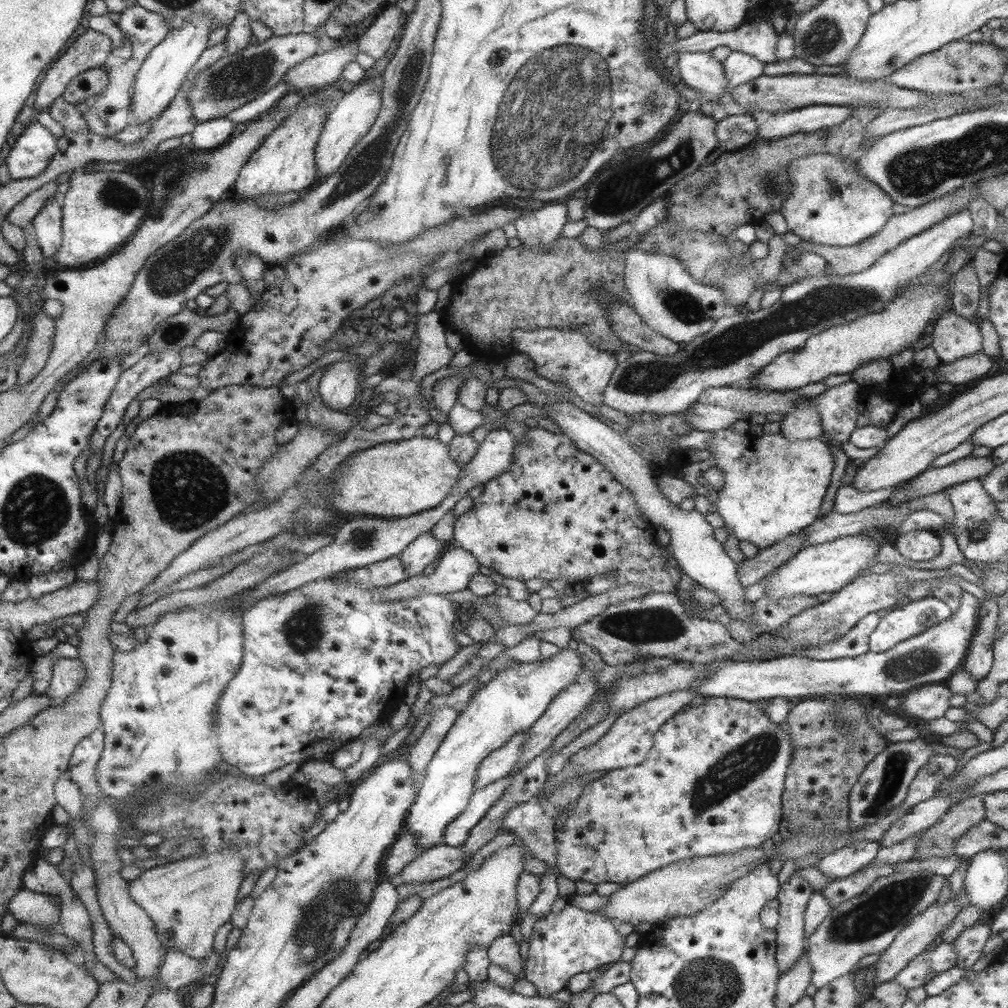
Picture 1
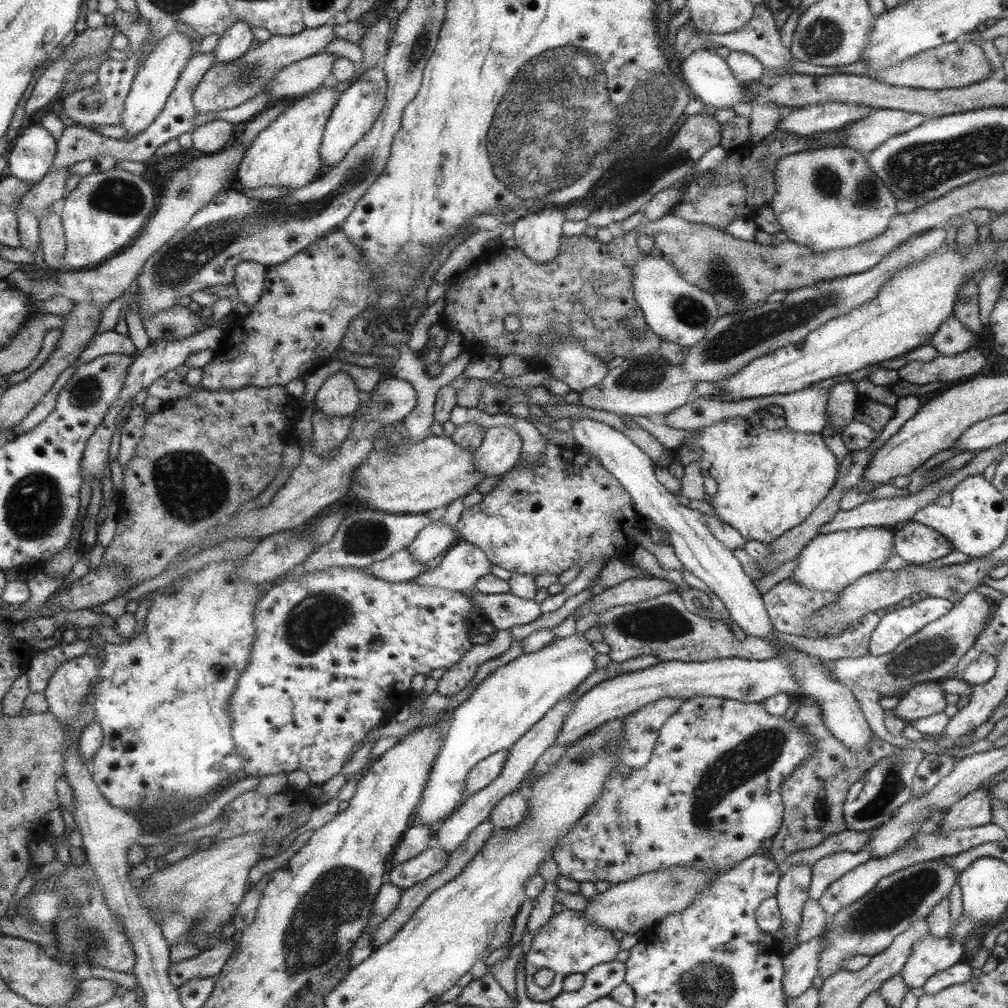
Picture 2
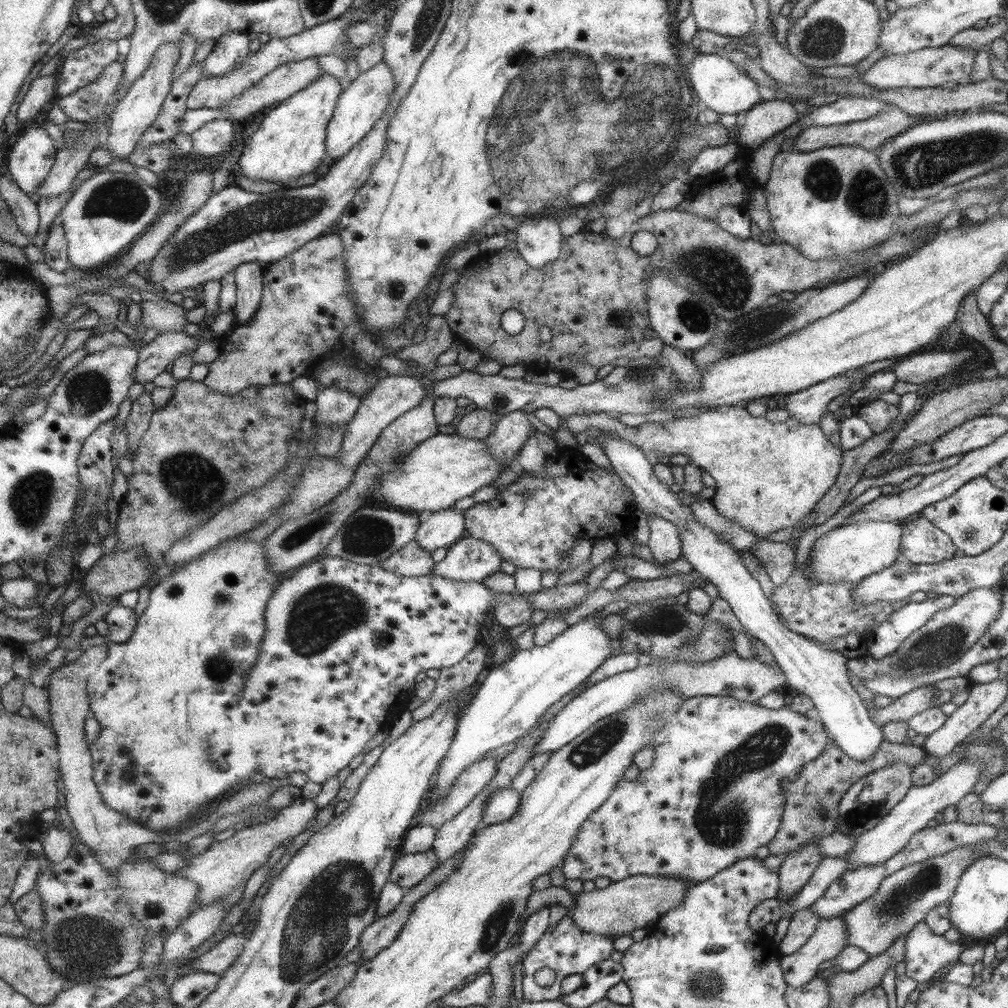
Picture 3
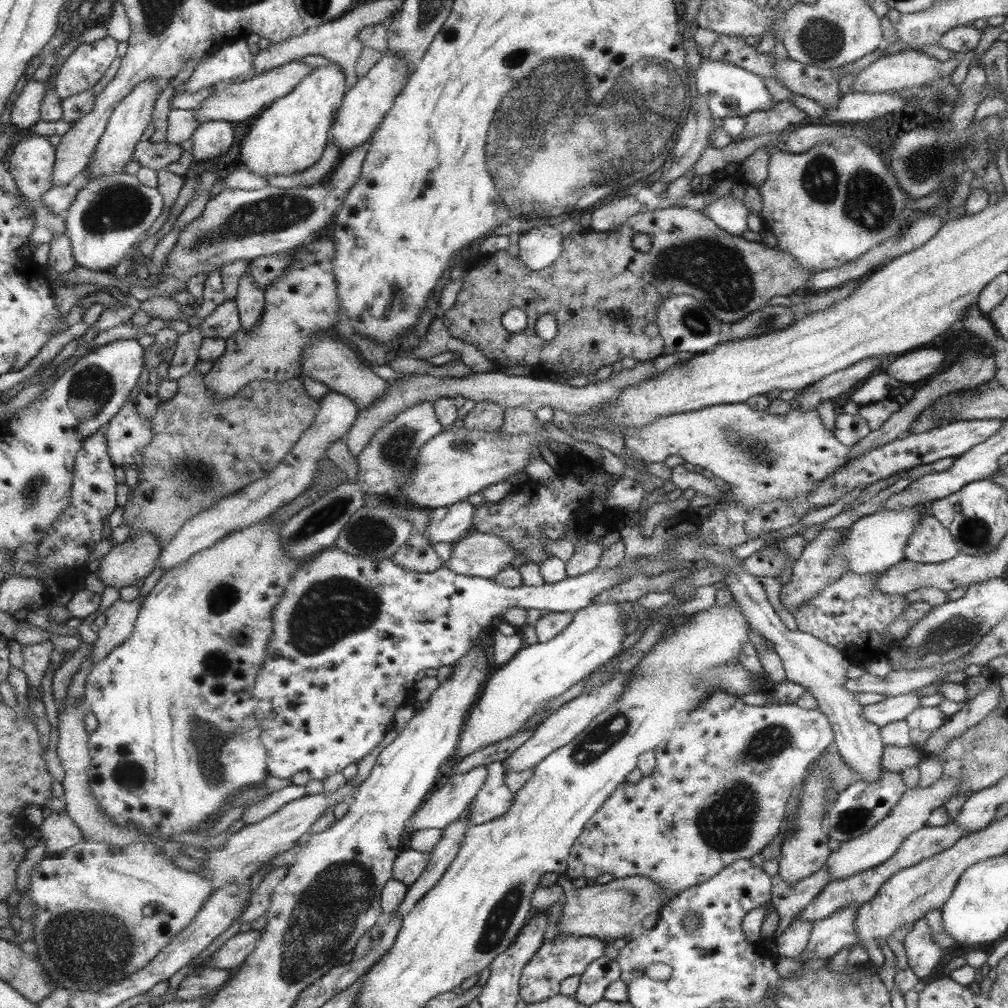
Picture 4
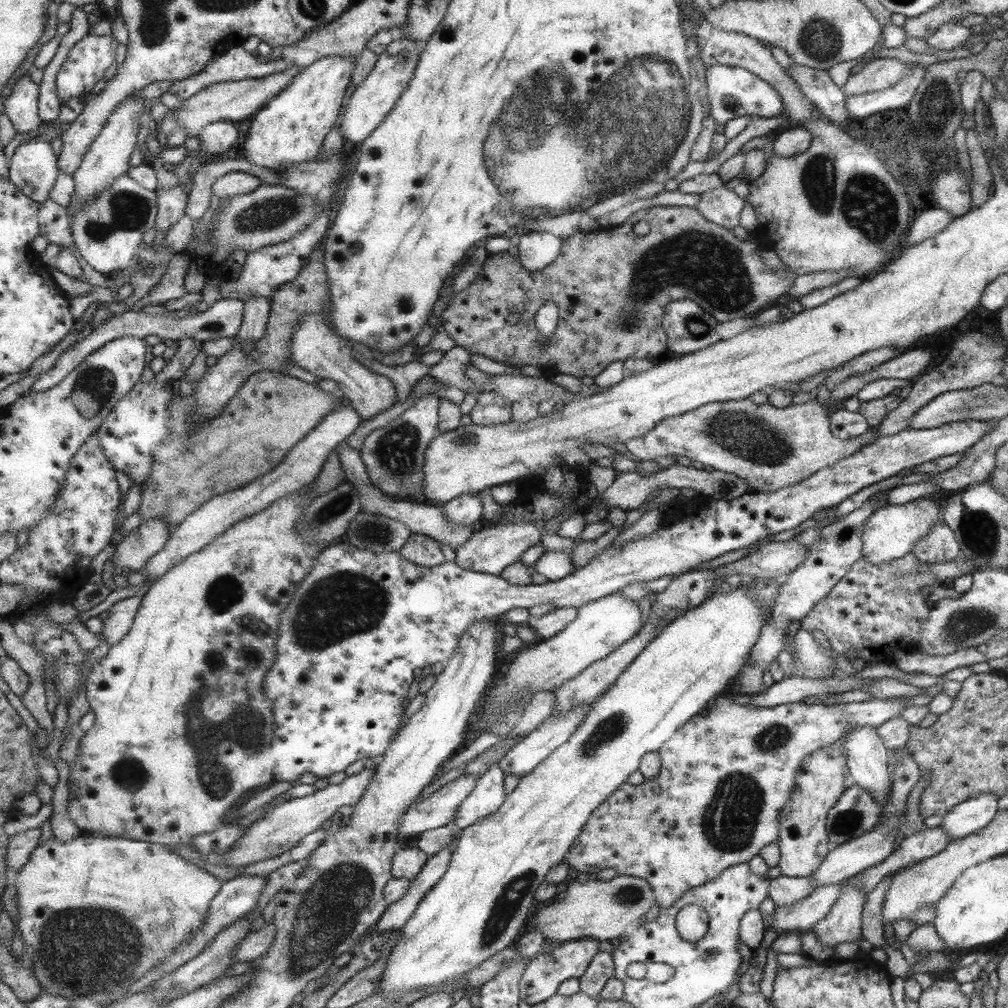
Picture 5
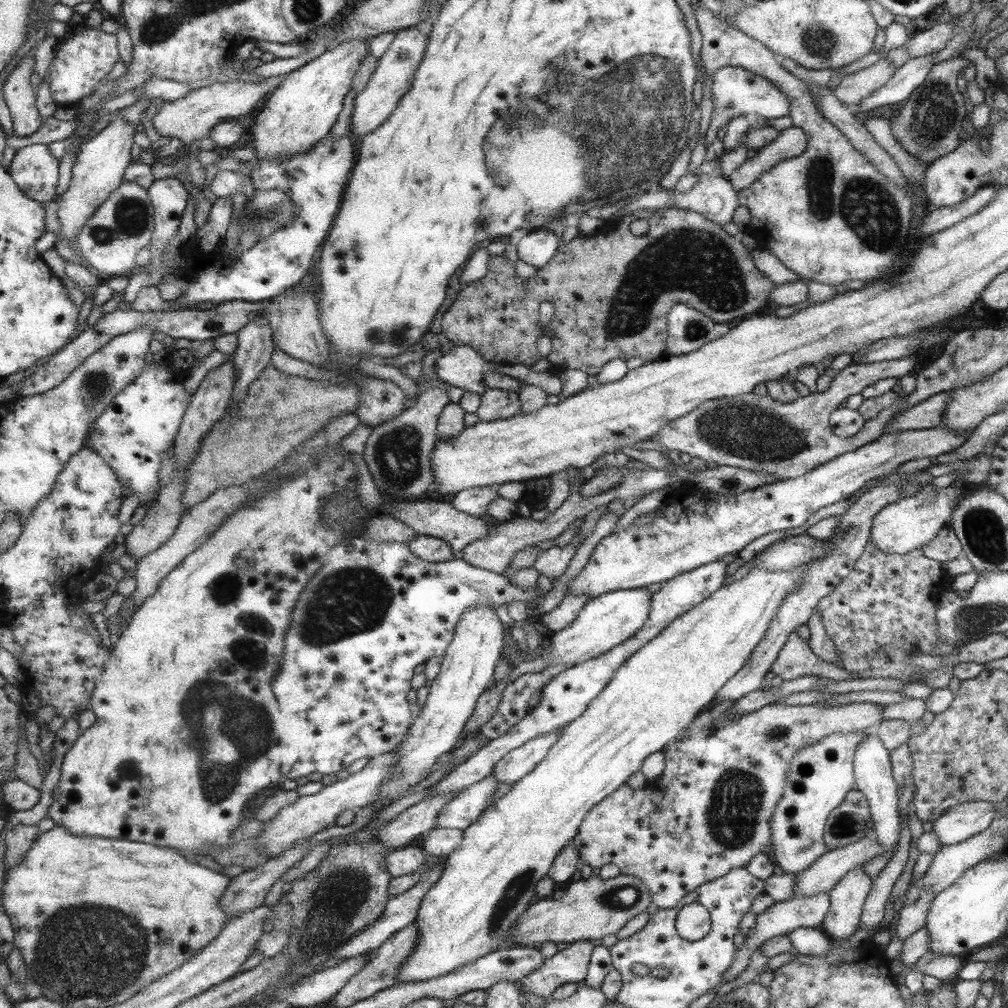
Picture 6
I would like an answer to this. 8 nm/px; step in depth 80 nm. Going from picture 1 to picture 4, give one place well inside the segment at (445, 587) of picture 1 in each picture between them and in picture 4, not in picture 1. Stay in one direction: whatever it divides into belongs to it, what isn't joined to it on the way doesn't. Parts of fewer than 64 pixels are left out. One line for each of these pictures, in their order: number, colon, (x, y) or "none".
2: (461, 566)
3: (470, 559)
4: (480, 554)

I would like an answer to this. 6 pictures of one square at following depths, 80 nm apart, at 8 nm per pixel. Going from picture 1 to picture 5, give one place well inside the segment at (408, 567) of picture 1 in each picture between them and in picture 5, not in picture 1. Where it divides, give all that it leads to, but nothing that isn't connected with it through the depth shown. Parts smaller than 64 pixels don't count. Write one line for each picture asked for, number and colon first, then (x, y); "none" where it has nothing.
2: (435, 540)
3: (443, 529)
4: (451, 524)
5: (465, 510)

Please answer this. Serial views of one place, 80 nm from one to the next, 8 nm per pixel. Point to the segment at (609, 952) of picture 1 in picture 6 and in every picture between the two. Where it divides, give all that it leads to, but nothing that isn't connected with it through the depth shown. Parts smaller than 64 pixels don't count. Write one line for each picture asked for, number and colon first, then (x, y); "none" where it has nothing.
2: (566, 944)
3: (563, 948)
4: (564, 956)
5: (543, 974)
6: (570, 965)

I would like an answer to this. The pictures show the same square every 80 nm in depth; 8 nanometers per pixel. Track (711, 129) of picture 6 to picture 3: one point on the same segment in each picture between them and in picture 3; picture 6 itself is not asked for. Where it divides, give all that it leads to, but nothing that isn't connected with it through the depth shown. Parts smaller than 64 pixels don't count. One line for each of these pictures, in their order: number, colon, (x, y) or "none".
3: (724, 89)
4: (727, 90)
5: (731, 91)

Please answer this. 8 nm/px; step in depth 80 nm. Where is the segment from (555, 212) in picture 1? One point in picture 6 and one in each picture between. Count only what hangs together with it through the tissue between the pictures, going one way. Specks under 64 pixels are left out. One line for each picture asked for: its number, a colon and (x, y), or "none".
2: (537, 235)
3: (538, 241)
4: (539, 247)
5: (536, 250)
6: (536, 249)

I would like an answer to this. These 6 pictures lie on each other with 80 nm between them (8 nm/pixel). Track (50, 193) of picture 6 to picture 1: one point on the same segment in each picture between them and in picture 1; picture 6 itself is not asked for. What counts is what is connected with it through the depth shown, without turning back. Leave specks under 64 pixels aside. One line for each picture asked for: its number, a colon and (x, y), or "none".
1: (33, 151)
2: (33, 154)
3: (33, 155)
4: (32, 161)
5: (34, 168)

